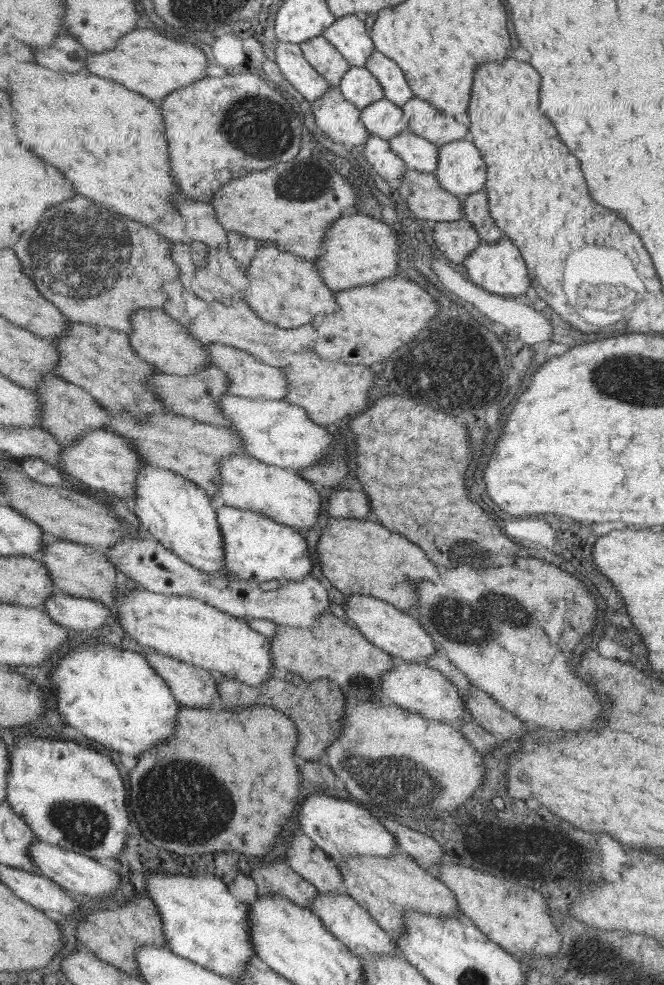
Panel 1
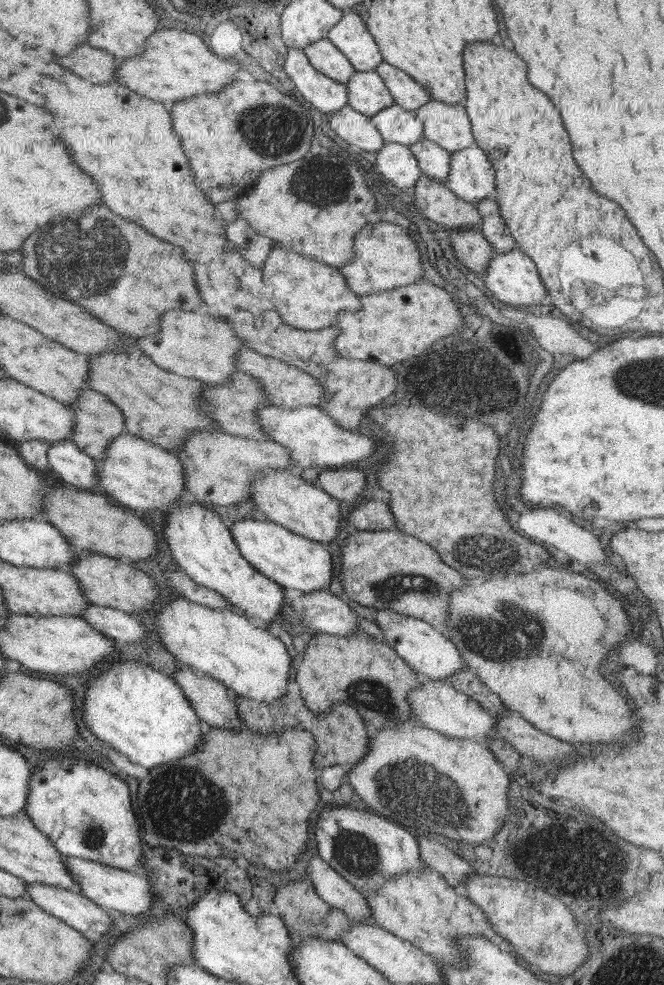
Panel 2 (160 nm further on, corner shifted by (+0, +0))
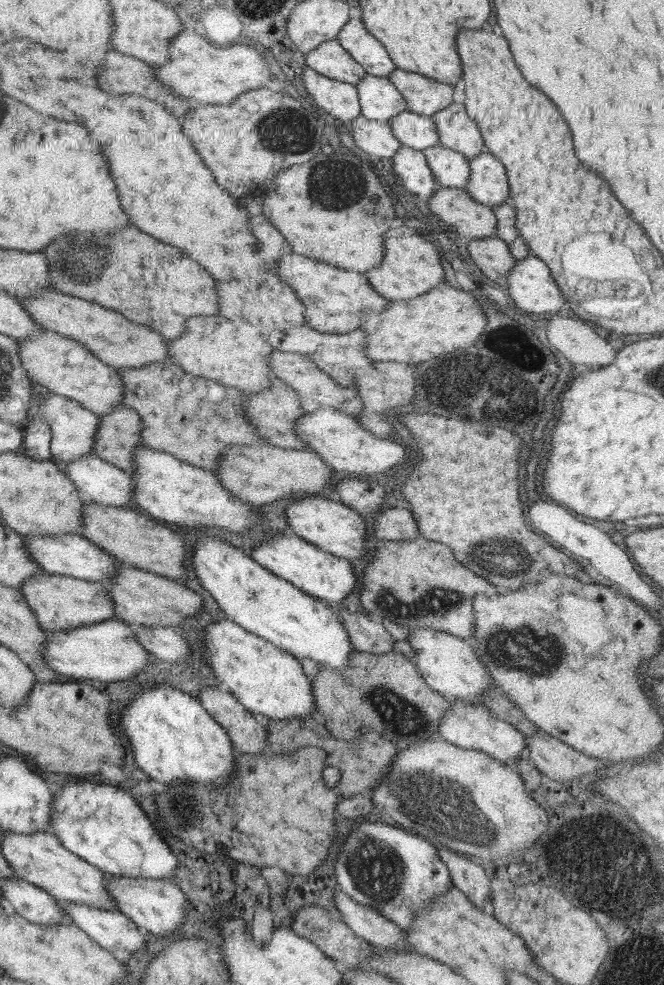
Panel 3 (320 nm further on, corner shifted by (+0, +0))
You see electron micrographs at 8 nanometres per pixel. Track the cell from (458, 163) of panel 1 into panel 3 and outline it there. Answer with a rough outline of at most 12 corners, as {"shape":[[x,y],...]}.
{"shape":[[484,150],[469,166],[464,192],[474,202],[508,200],[505,169]]}

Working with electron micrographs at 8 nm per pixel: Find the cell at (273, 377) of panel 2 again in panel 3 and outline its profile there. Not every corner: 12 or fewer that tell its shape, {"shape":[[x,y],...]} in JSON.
{"shape":[[273,351],[274,378],[305,413],[329,407],[355,419],[361,399],[297,353]]}

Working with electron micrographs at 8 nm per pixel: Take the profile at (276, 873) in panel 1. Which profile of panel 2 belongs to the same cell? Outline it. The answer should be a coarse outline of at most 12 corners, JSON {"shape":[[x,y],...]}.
{"shape":[[301,881],[282,886],[273,910],[300,938],[341,941],[348,916]]}

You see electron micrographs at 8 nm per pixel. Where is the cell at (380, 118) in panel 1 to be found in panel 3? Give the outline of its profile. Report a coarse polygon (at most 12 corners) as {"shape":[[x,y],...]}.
{"shape":[[406,109],[387,123],[403,147],[438,145],[430,116]]}

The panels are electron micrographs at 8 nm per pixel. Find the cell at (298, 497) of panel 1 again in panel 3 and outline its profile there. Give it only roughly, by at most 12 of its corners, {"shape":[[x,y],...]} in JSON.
{"shape":[[303,495],[283,513],[289,532],[349,562],[368,560],[357,512]]}

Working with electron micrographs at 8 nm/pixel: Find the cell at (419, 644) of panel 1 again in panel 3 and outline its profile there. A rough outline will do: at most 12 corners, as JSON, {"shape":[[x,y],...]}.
{"shape":[[408,629],[411,660],[445,699],[482,704],[492,678],[474,646]]}

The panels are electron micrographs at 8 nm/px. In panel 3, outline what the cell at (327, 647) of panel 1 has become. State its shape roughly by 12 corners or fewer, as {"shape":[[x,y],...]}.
{"shape":[[351,650],[309,678],[332,739],[407,746],[450,708],[413,660]]}

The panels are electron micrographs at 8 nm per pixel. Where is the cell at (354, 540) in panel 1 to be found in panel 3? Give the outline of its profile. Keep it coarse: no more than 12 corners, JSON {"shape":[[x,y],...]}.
{"shape":[[377,539],[363,610],[405,626],[487,592],[451,549]]}

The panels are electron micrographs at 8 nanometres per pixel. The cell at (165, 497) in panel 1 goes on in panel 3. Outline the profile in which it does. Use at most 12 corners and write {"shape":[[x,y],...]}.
{"shape":[[223,540],[191,566],[231,622],[335,670],[335,612]]}

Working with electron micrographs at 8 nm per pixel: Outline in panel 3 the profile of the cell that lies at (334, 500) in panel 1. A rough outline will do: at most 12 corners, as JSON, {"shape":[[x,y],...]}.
{"shape":[[387,508],[373,536],[387,541],[421,536],[411,511]]}

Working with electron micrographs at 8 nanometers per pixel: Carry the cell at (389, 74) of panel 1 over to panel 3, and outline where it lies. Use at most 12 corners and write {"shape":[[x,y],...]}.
{"shape":[[393,69],[387,78],[407,110],[432,116],[453,102],[453,86]]}

